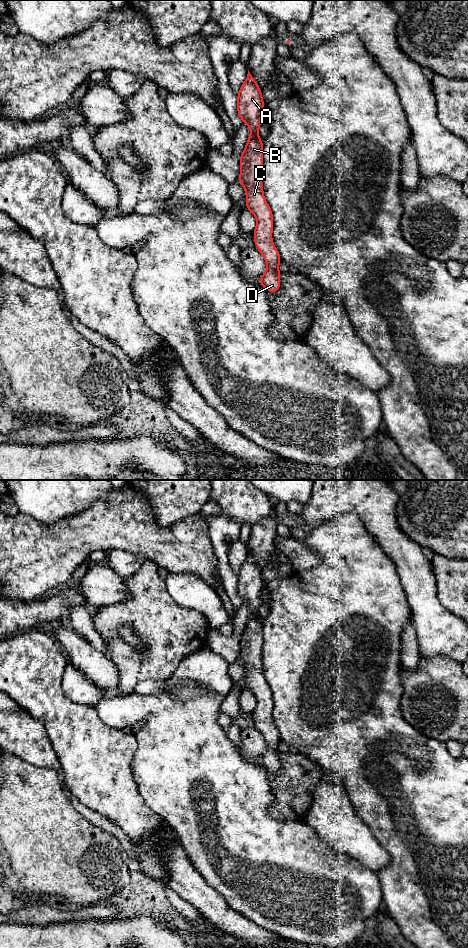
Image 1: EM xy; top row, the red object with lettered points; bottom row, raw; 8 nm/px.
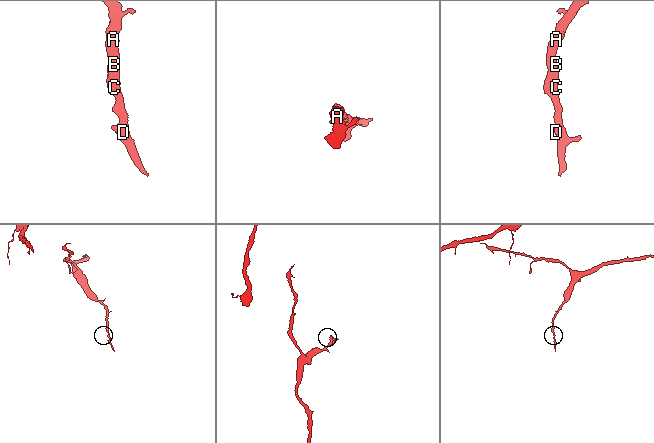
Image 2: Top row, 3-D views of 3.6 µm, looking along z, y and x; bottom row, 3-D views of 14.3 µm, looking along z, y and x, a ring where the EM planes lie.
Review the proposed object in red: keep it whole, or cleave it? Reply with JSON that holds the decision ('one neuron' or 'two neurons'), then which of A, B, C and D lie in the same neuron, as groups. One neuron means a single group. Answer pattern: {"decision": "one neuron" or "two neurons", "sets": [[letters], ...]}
{"decision": "one neuron", "sets": [["A", "B", "C", "D"]]}

